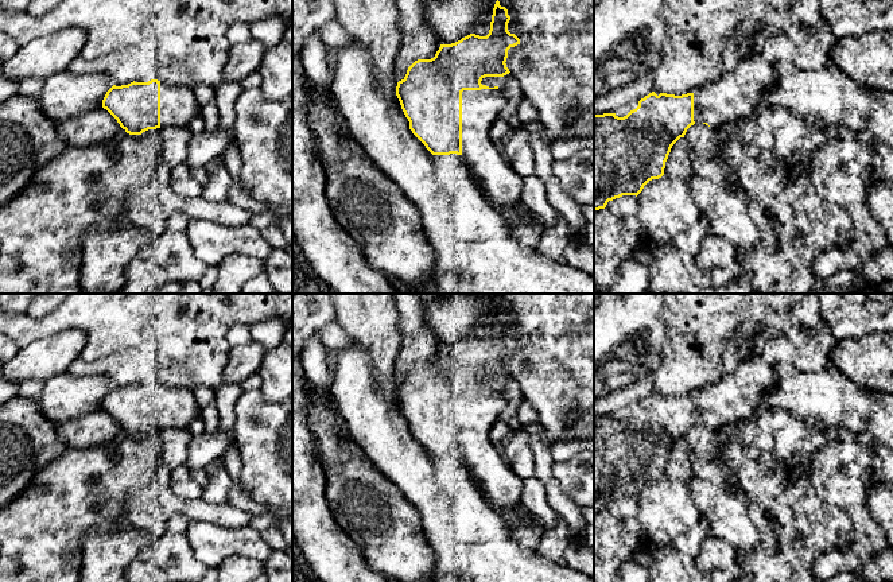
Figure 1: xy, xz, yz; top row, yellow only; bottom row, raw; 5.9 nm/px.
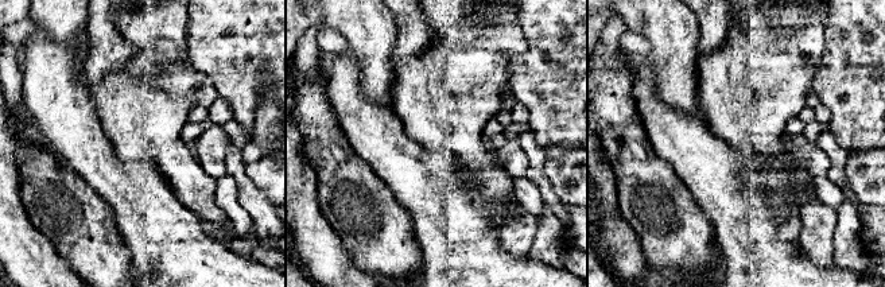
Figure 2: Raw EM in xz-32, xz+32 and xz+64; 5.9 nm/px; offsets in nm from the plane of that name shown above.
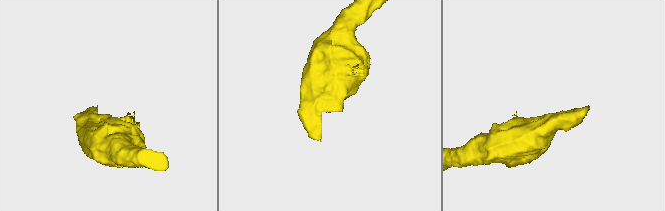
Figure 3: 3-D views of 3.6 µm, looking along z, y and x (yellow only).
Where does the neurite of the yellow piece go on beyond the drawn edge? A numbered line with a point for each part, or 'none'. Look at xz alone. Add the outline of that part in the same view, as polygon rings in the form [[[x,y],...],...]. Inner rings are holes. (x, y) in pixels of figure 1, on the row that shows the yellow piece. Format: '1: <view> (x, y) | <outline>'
1: xz (503, 187) | [[[497,89],[462,92],[462,158],[475,174],[485,197],[498,209],[510,209],[519,217],[529,217],[532,212],[521,202],[523,178],[505,162],[489,136],[493,123],[506,105],[505,97]]]

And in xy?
1: xy (179, 107) | [[[160,82],[160,128],[187,127],[202,115],[202,105],[191,88]]]

